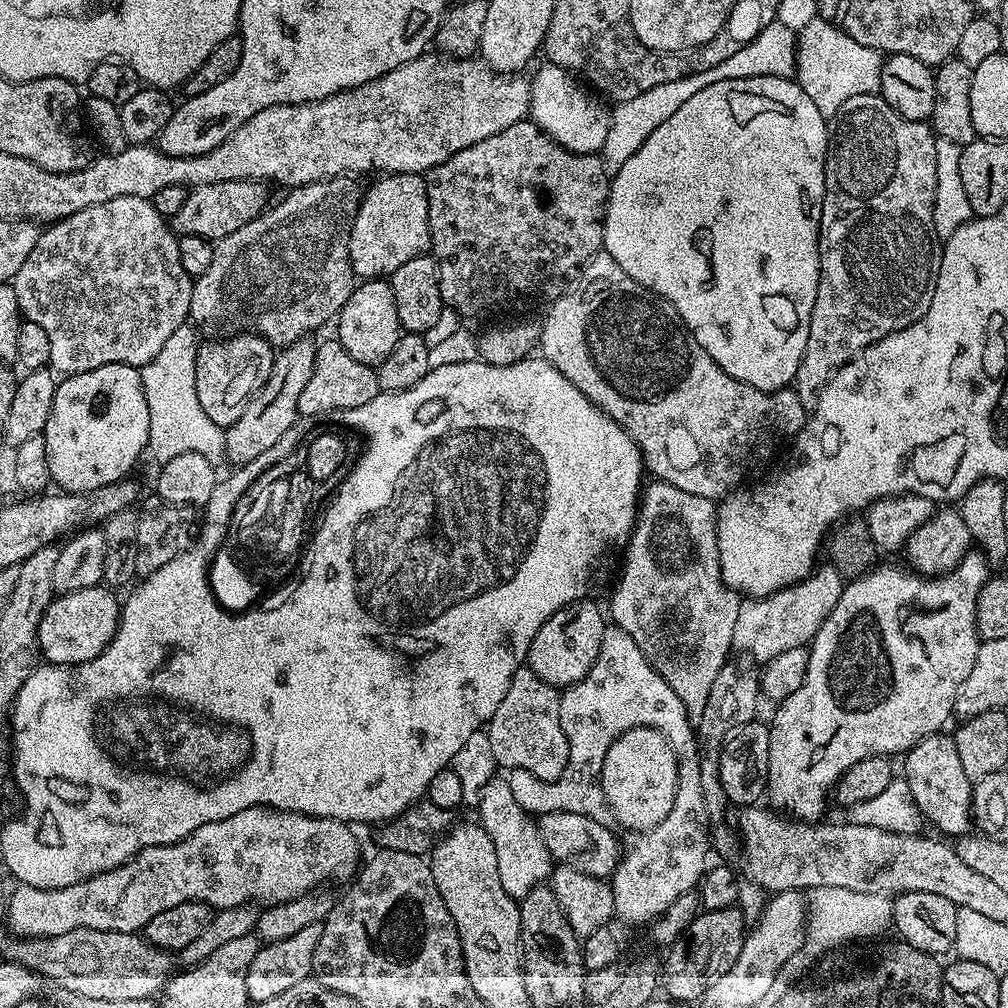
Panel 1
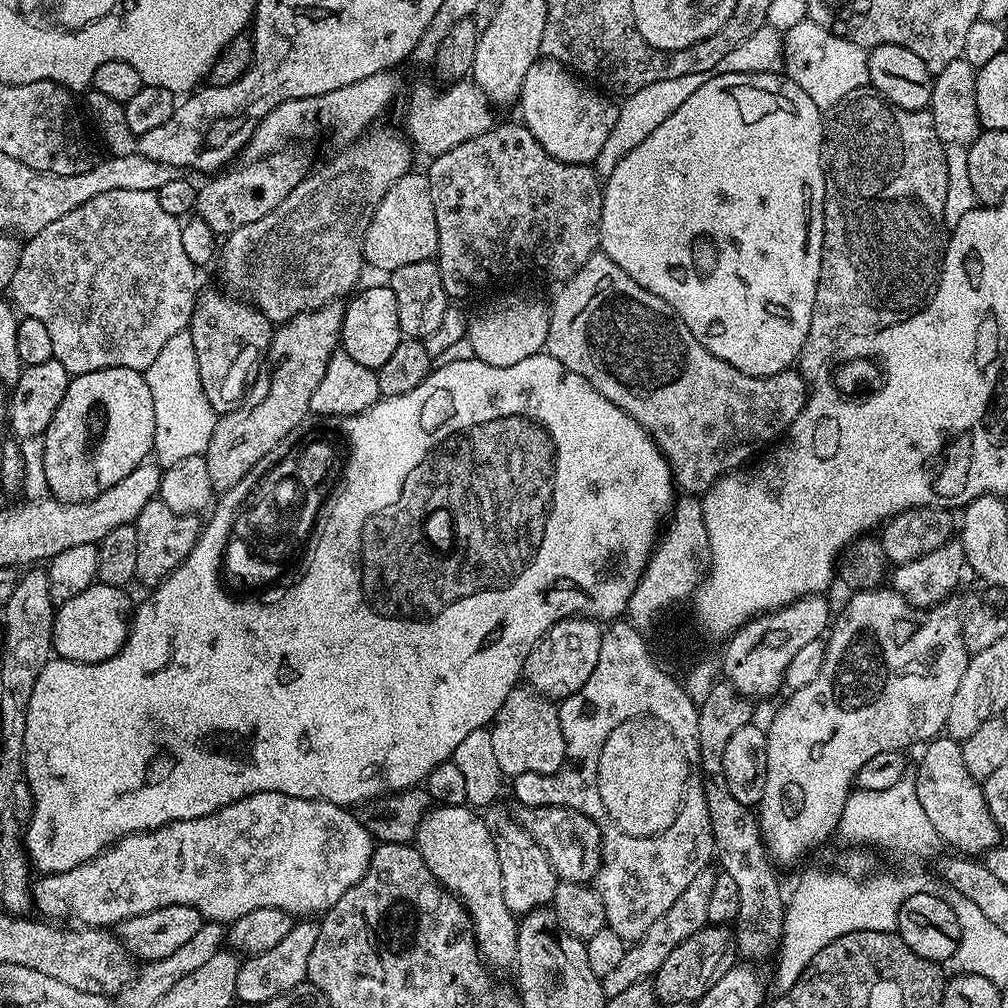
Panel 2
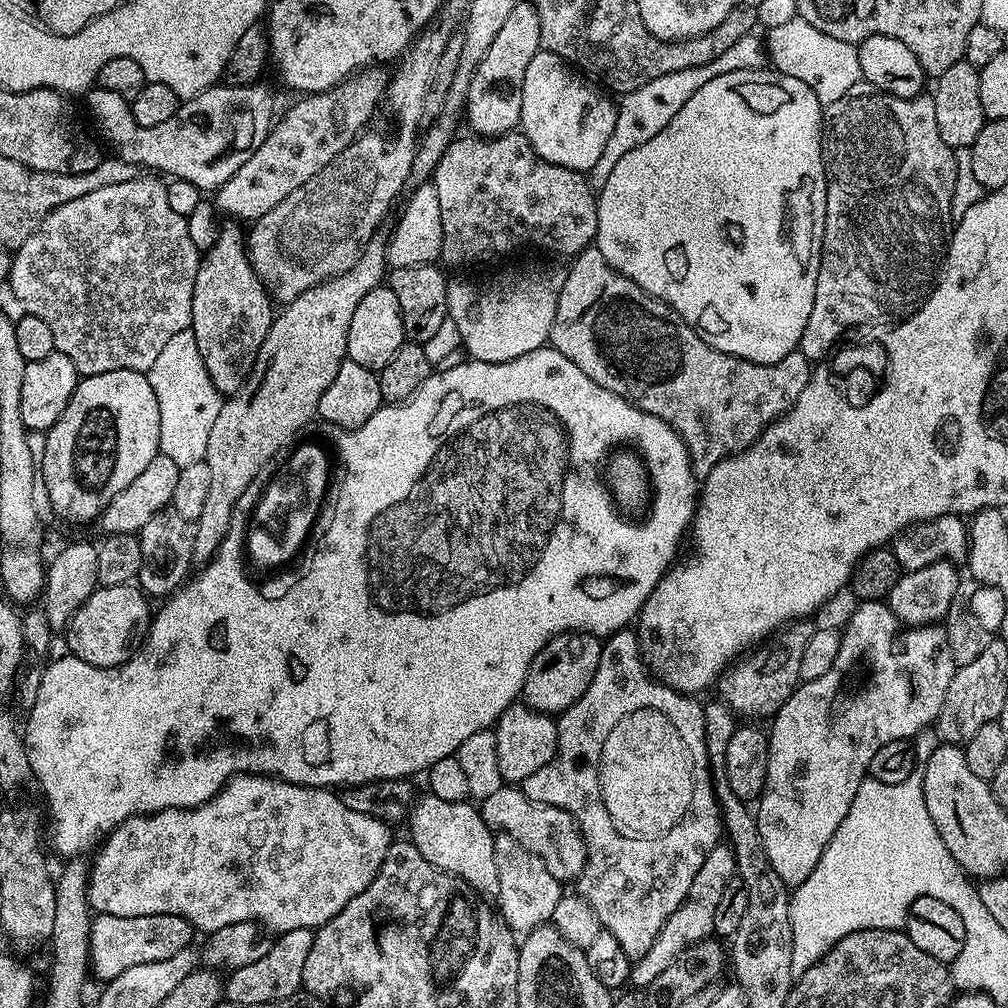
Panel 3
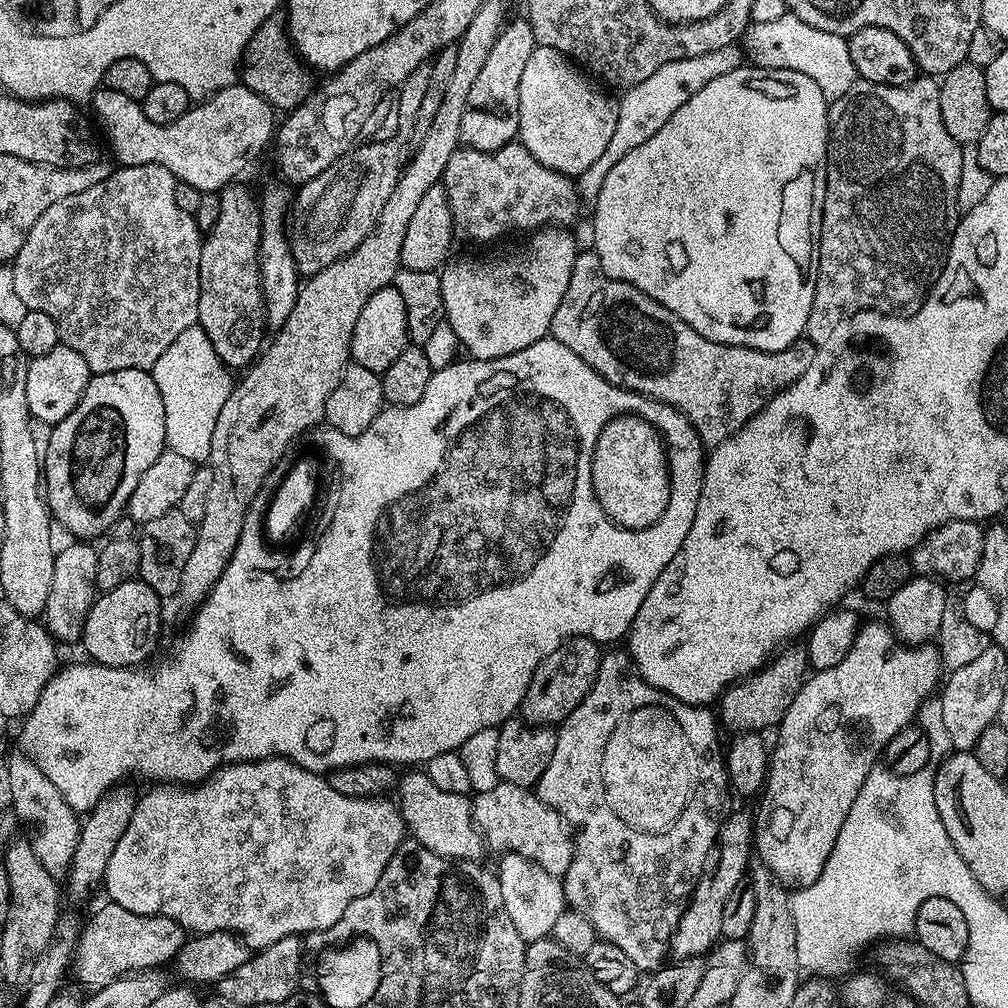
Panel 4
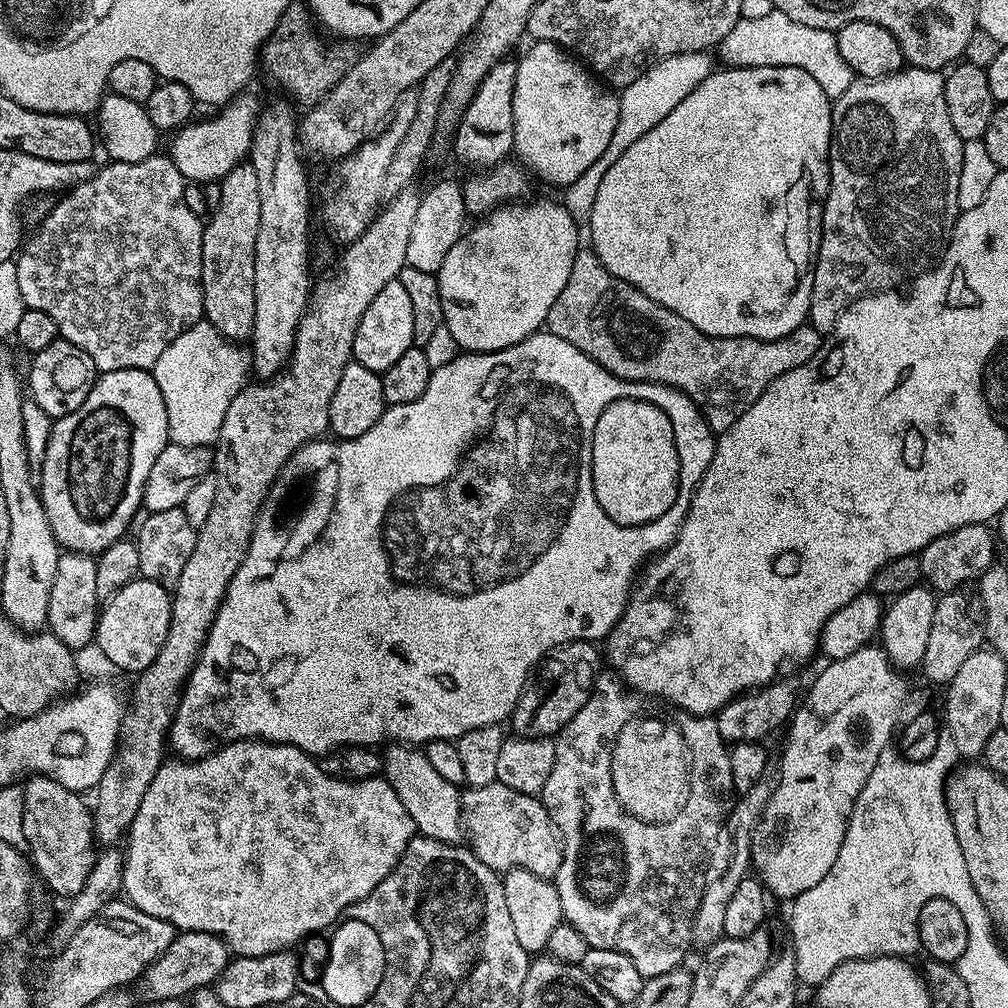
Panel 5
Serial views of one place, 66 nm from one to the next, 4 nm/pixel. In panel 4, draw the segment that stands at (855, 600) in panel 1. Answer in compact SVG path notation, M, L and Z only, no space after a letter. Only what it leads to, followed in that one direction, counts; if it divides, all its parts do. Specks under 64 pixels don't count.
M864 622L856 631L852 649L848 651L846 658L842 658L842 662L838 662L838 666L830 666L821 672L813 671L805 679L794 702L790 702L790 710L786 710L782 722L775 729L776 745L773 743L770 748L768 779L765 780L762 795L759 797L759 800L761 799L760 809L754 812L755 855L757 857L760 855L759 863L771 870L785 888L789 890L805 888L816 881L818 874L822 874L822 866L826 866L826 858L830 858L830 850L834 850L834 842L838 842L838 830L842 830L842 822L846 822L846 814L850 814L850 806L854 806L854 798L858 798L858 790L862 790L862 782L866 782L866 774L870 774L870 770L877 767L884 747L888 745L890 738L894 738L894 734L898 734L898 730L902 730L907 724L911 724L917 719L916 711L923 706L924 699L932 691L932 695L937 691L938 685L941 683L940 672L942 673L940 650L935 643L929 642L915 646L902 644L887 623L868 624L868 622Z

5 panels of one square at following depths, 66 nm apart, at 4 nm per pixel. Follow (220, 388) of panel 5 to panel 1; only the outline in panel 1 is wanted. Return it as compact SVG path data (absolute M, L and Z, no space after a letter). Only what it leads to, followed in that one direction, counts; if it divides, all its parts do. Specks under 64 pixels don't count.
M185 322L170 334L162 345L162 350L154 354L149 364L145 364L140 377L144 383L146 406L150 406L150 434L147 451L152 452L156 462L165 464L170 458L178 458L178 454L202 454L214 462L224 456L225 429L218 427L210 418L206 418L206 410L198 402L198 390L194 386L194 370L196 369L197 329Z

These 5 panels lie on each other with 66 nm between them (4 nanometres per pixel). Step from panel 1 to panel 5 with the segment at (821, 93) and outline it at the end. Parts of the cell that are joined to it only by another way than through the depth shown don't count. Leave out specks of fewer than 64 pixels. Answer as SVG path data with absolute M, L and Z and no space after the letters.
M775 10L770 14L765 14L762 18L740 19L734 26L734 30L730 30L730 34L726 34L726 38L722 38L722 42L718 45L719 52L721 58L724 59L723 63L730 68L794 66L798 70L806 70L806 74L810 74L810 78L814 78L818 82L818 86L822 86L822 90L826 90L829 98L842 95L846 86L850 86L854 79L852 68L846 66L846 58L842 58L842 50L838 50L836 32L827 32L814 26L802 26L802 22L794 22L794 18L786 18L786 14Z

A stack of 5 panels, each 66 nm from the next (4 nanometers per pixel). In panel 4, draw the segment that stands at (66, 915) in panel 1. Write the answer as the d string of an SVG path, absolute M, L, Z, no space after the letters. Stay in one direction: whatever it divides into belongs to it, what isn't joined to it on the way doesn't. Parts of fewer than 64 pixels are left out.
M271 756L265 760L238 760L234 764L225 764L205 780L191 786L164 782L149 788L152 789L145 796L141 795L137 799L134 818L130 818L126 834L118 838L118 846L114 846L114 854L110 854L110 862L106 866L102 881L102 888L108 891L107 899L122 906L122 910L130 910L134 914L174 918L174 922L178 922L192 934L234 932L252 950L268 948L287 936L303 937L304 932L319 934L334 926L334 922L342 918L342 910L346 910L350 902L362 898L362 894L370 894L370 890L378 886L382 870L386 870L390 858L394 858L394 854L406 839L404 819L393 801L391 804L388 798L378 796L368 796L363 800L338 794L338 790L334 790L334 786L330 786L328 779L321 773L306 770L283 756Z

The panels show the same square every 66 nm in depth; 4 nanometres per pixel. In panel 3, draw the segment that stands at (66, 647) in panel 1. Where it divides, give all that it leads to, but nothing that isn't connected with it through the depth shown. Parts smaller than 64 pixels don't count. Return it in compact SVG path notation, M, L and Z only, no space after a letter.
M135 583L123 584L122 586L97 587L86 602L82 602L80 609L72 615L72 621L68 623L66 635L68 635L67 651L77 656L82 662L90 662L90 666L99 668L117 668L119 664L125 664L132 653L144 643L148 635L148 625L152 622L154 615L153 605L149 597Z

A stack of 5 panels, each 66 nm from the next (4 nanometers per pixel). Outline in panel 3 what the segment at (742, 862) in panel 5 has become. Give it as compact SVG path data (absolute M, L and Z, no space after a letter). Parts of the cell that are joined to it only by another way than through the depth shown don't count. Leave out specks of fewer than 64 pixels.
M724 842L717 844L694 876L690 890L687 891L687 896L678 910L670 914L670 918L663 924L658 938L654 940L654 945L650 946L650 950L640 960L633 963L629 976L629 983L632 986L647 988L674 962L674 958L682 954L682 951L688 949L694 942L709 939L713 935L715 907L718 906L724 889L735 877L735 871L736 863L731 848Z

